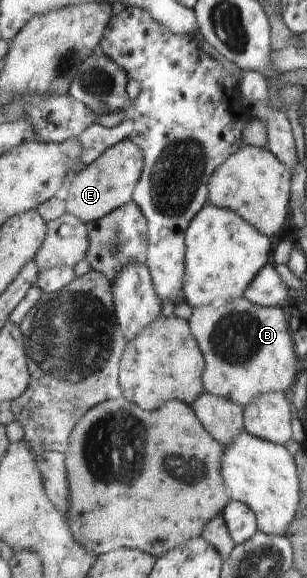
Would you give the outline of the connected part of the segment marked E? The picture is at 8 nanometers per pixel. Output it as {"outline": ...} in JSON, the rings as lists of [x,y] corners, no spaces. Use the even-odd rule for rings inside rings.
{"outline":[[[128,139],[112,147],[102,158],[92,163],[70,182],[69,195],[65,199],[68,205],[67,213],[80,217],[87,225],[105,219],[134,200],[134,193],[144,175],[144,167],[146,167],[144,149],[136,141]]]}

